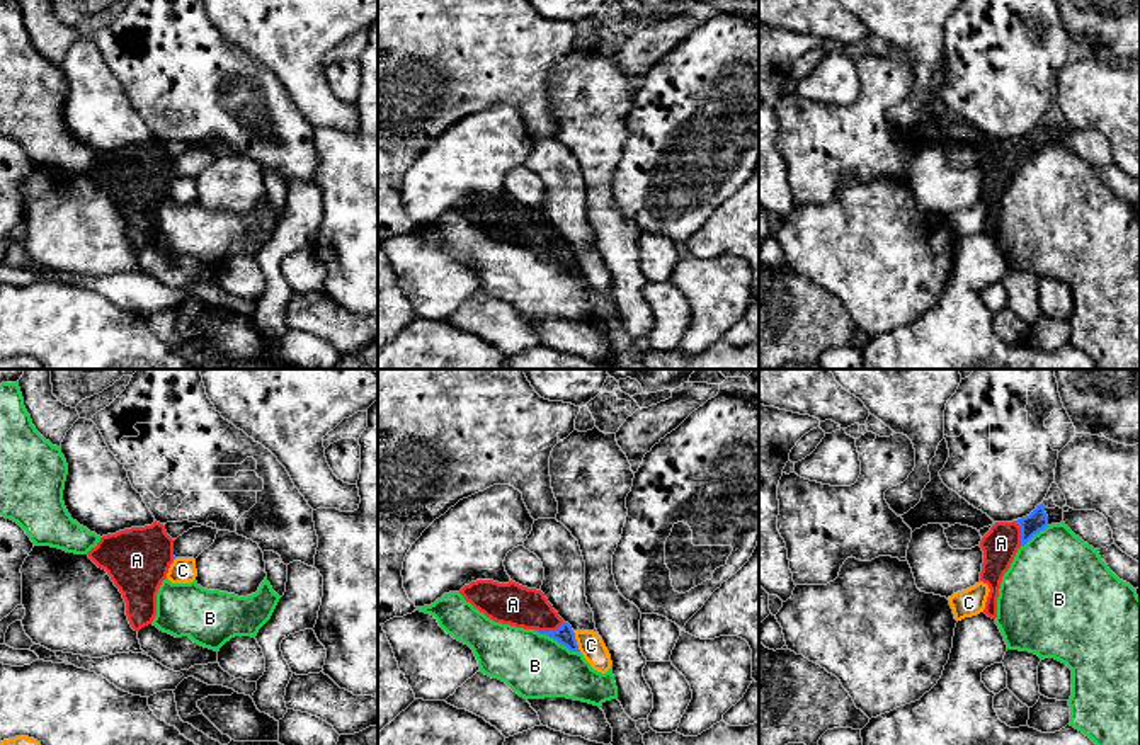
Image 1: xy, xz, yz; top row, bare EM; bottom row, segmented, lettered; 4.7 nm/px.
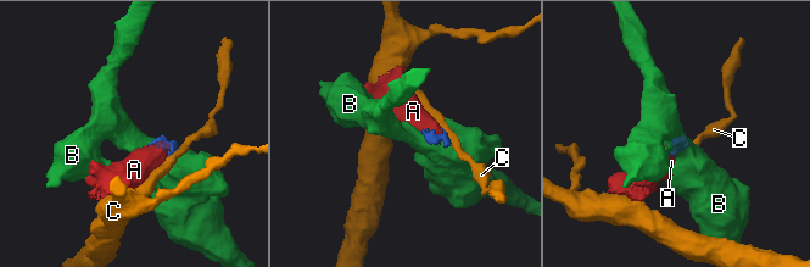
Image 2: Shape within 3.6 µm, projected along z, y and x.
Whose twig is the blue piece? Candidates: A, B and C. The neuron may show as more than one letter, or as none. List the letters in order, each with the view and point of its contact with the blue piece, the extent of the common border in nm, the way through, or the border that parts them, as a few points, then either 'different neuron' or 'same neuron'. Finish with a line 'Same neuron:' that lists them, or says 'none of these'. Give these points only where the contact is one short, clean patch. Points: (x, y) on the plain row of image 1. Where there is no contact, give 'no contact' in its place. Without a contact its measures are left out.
A: meets blue in xz at (548, 250); contact 150 nm long; runs through xz (564, 254), (560, 250), (548, 250), (524, 227), (512, 223); same neuron
B: meets blue in xz at (557, 259); contact 260 nm long; border along xz (533, 249), (555, 257), (579, 272); different neuron
C: meets blue in xz at (575, 261); contact 110 nm long; border along xz (572, 250), (581, 271); different neuron
Same neuron: A

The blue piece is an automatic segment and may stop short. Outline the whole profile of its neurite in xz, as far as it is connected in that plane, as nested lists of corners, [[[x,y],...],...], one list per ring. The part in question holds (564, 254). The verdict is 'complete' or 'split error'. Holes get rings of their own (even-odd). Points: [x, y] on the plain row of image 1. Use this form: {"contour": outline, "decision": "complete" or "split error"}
{"contour": [[[476,199],[465,204],[459,213],[495,242],[536,248],[570,270],[580,272],[572,245],[558,235],[541,209],[522,206],[512,199],[509,202]]], "decision": "split error"}

